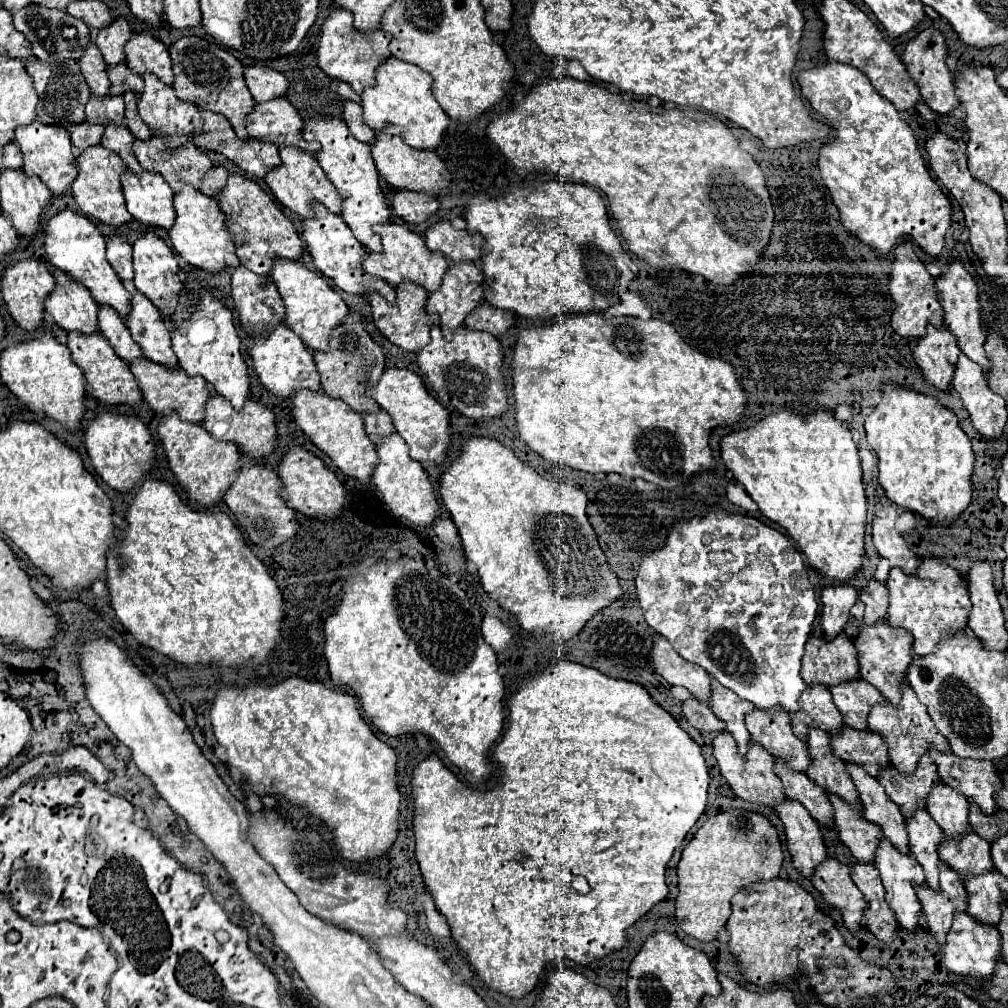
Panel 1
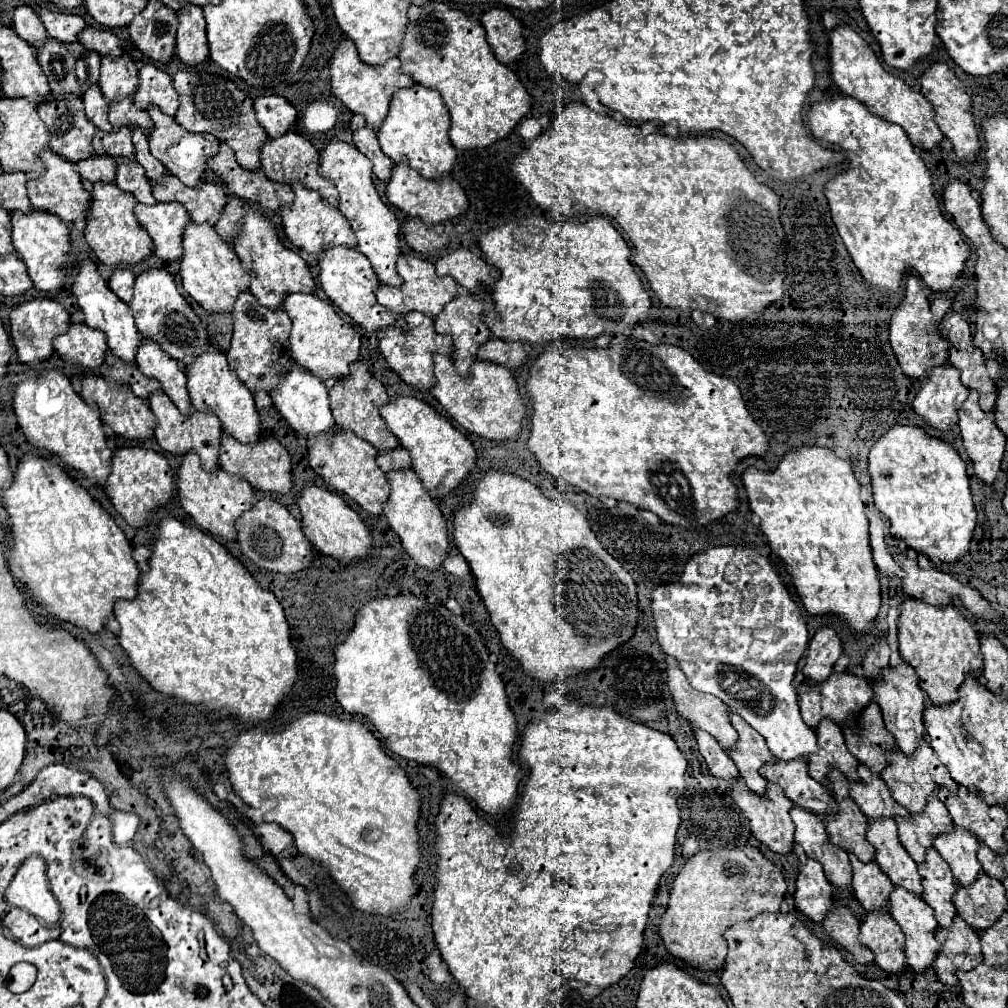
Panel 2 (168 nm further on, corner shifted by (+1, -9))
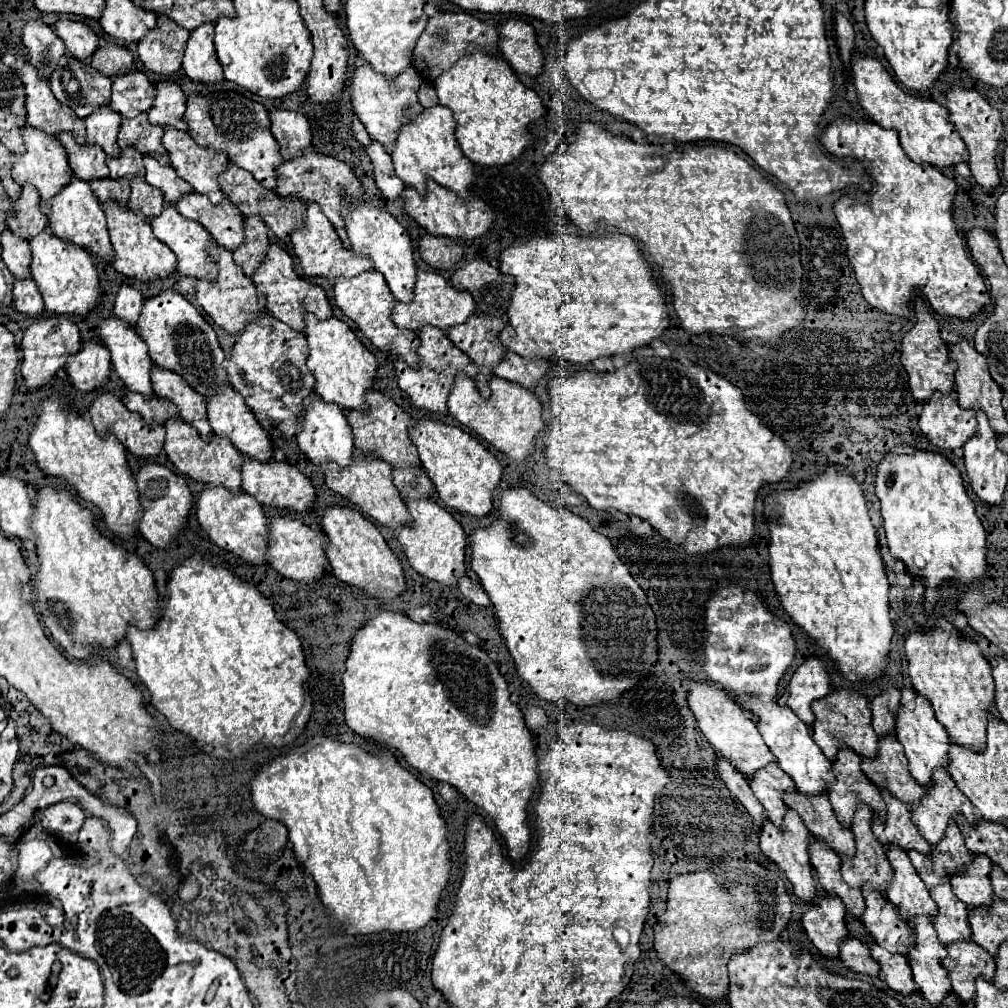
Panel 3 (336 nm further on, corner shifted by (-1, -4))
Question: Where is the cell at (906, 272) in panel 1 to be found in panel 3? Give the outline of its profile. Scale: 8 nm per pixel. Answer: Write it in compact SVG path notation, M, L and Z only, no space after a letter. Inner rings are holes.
M916 298L914 302L914 326L912 330L908 330L902 336L902 356L900 362L908 372L908 380L910 380L910 390L914 400L924 402L926 398L930 398L930 394L934 390L942 390L942 392L950 392L954 390L954 372L956 372L956 362L950 358L950 352L944 344L944 340L940 338L940 326L936 322L936 318L928 312L926 304L922 302L922 298Z

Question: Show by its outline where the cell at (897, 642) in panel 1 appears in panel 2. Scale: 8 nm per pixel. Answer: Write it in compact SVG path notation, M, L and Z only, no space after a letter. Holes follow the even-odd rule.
M900 663L900 667L892 669L884 669L884 675L880 681L870 683L872 691L874 691L874 701L880 705L880 711L884 715L884 723L886 729L896 737L896 745L898 749L902 749L902 753L912 755L916 747L920 747L920 739L928 737L926 727L924 727L924 709L926 709L926 695L918 685L916 679L916 671L912 671L912 667L908 667L908 663Z

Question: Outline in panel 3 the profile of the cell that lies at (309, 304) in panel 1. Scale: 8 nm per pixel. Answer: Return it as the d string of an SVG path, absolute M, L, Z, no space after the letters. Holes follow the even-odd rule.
M304 314L304 336L308 340L308 358L306 366L316 380L316 394L326 402L334 402L344 410L366 410L364 394L372 386L372 378L376 376L376 358L374 354L356 338L356 334L348 328L346 322L332 316L326 320L316 318L314 314Z

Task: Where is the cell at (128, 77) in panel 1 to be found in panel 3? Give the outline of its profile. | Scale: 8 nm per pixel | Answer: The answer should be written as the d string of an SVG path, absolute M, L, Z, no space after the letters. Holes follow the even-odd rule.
M140 114L136 118L124 118L120 132L118 132L118 146L138 146L138 150L142 154L146 154L146 150L150 150L150 154L154 154L156 158L164 156L166 150L160 144L164 130L160 126L152 126L146 118L146 114Z

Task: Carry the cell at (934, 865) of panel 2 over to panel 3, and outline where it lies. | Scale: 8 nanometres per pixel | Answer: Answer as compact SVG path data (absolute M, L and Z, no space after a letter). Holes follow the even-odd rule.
M942 878L940 884L930 890L930 896L938 906L938 914L932 920L938 932L938 940L942 944L950 944L956 940L968 940L970 938L968 908L964 902L956 898L954 888L948 882L948 878Z

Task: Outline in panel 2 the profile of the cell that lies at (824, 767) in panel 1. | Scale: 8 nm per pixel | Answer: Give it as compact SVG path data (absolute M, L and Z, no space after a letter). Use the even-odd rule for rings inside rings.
M832 771L828 775L832 791L834 791L834 799L838 803L838 815L834 819L830 819L826 823L826 831L830 841L838 847L842 847L846 853L856 855L860 861L870 863L874 861L876 849L866 841L866 817L860 811L860 807L856 807L854 799L850 797L850 781L846 781L844 775L840 775L840 771Z

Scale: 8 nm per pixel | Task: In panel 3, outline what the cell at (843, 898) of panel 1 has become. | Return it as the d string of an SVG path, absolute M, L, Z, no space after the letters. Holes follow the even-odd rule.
M844 938L840 942L840 958L844 960L844 964L856 972L862 974L878 974L880 966L878 962L874 962L874 958L870 956L868 946L864 946L864 942L860 942L858 938Z

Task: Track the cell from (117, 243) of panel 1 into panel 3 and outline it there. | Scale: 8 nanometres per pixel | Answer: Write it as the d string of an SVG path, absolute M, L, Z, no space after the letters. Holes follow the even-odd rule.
M122 284L118 294L116 294L116 300L114 300L114 310L112 310L114 316L118 316L122 320L128 320L134 326L140 310L142 310L140 290L136 290L132 284Z

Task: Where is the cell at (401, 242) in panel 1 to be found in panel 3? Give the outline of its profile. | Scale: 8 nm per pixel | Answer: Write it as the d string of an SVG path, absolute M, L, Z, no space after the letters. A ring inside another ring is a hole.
M418 270L416 274L416 286L414 286L414 298L412 302L400 302L394 300L394 310L392 310L392 320L400 326L400 328L410 328L416 330L424 324L432 324L440 330L446 330L454 324L462 324L466 322L466 318L474 312L474 300L470 296L470 292L462 292L458 288L454 288L444 276L436 274L436 272L426 272L426 270Z

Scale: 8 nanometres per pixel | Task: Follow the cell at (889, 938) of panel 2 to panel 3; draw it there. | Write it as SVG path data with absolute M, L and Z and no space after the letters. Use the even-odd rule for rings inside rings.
M876 942L870 944L870 952L872 952L872 958L880 964L880 972L884 976L884 982L892 990L902 992L902 994L910 994L916 990L910 964L904 954L892 954L892 952L880 948L880 944L876 944Z

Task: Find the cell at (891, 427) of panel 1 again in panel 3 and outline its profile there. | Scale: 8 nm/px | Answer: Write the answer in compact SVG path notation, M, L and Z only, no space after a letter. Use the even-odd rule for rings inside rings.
M896 444L896 446L890 448L890 450L882 456L882 460L878 462L878 472L876 472L876 496L878 496L880 506L882 506L884 532L886 532L886 540L888 540L888 548L890 548L892 556L898 558L898 560L902 560L902 562L906 564L906 568L908 568L910 574L922 576L924 582L926 582L926 588L928 588L928 590L926 590L926 604L924 604L924 606L926 606L928 612L930 612L930 610L934 608L934 604L938 602L938 594L934 592L936 586L940 586L940 584L944 584L944 582L948 582L948 580L976 582L976 580L982 580L982 578L986 576L986 558L984 558L984 556L986 556L986 532L984 532L984 528L982 528L982 522L980 522L978 516L976 516L976 506L974 506L974 502L972 502L970 496L966 494L966 488L964 488L964 480L962 480L960 470L958 470L946 456L942 456L942 454L938 454L938 452L918 450L918 448L910 446L910 444Z

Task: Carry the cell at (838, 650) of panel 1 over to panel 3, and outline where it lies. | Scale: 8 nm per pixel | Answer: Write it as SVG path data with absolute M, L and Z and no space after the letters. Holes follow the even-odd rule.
M838 688L832 694L818 698L812 704L812 712L816 716L814 724L812 724L812 738L822 748L822 752L828 756L828 760L832 760L836 756L840 742L844 742L848 748L852 748L860 756L868 756L868 758L876 756L878 736L870 722L868 698L862 692L858 692L854 688Z

